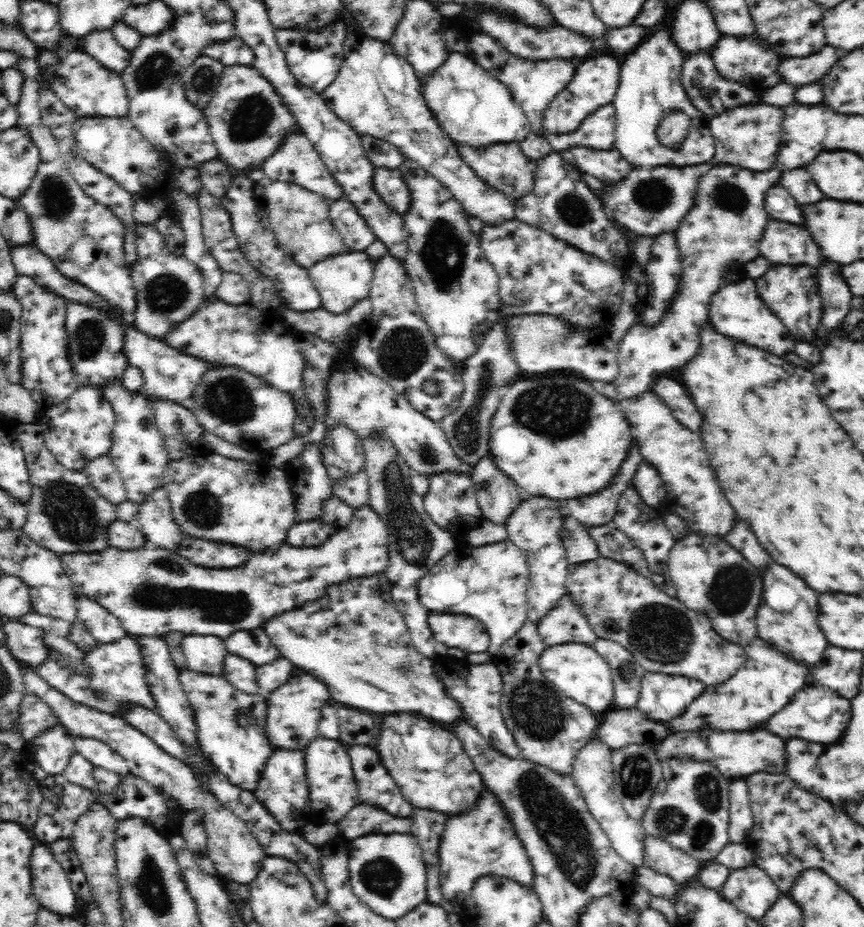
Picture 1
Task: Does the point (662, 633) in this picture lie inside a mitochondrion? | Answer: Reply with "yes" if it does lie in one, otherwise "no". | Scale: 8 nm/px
yes

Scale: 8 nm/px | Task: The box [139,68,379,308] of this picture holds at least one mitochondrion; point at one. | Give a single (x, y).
(255, 113)

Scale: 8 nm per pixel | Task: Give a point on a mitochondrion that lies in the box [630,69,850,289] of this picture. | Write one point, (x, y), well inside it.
(731, 196)

